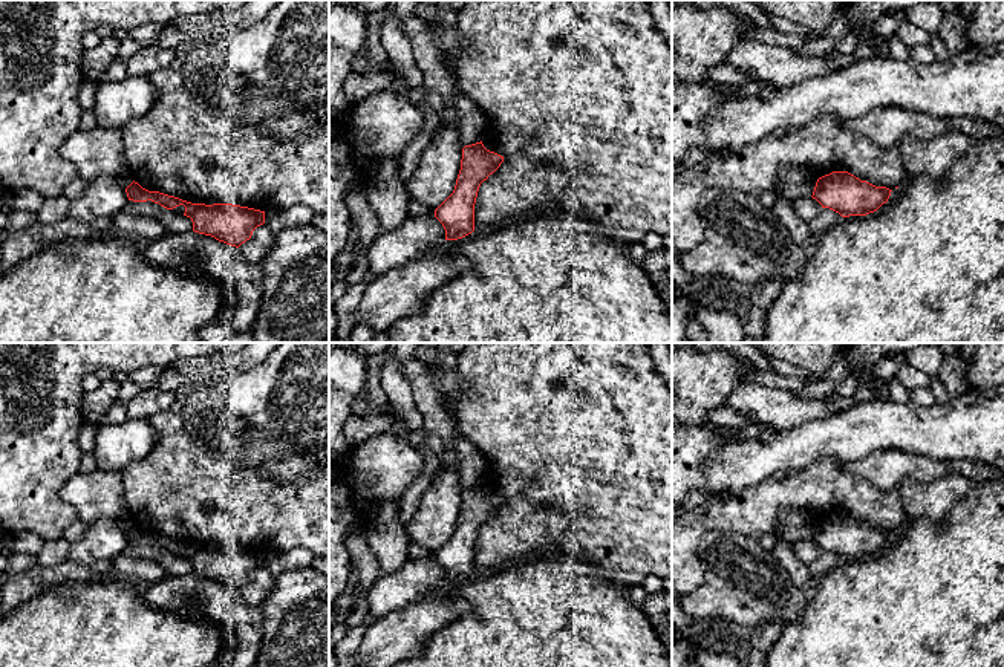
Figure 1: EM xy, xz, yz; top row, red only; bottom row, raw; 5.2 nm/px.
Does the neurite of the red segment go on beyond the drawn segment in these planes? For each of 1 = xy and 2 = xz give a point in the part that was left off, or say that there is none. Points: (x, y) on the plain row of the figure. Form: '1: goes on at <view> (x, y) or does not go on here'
1: does not go on here
2: does not go on here

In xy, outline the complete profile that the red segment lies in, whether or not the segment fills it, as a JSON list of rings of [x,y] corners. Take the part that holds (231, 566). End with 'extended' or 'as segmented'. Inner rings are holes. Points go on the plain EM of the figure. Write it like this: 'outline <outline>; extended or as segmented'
outline [[[135,523],[126,531],[126,535],[129,543],[152,543],[167,552],[184,548],[184,558],[191,561],[194,575],[211,578],[236,591],[249,583],[253,574],[265,566],[265,554],[260,552],[233,546],[191,546],[159,534],[148,534]]]; as segmented

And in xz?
outline [[[482,483],[462,491],[455,532],[435,552],[435,560],[445,572],[445,583],[458,583],[474,574],[474,546],[479,529],[502,505],[504,499],[487,493]]]; as segmented

